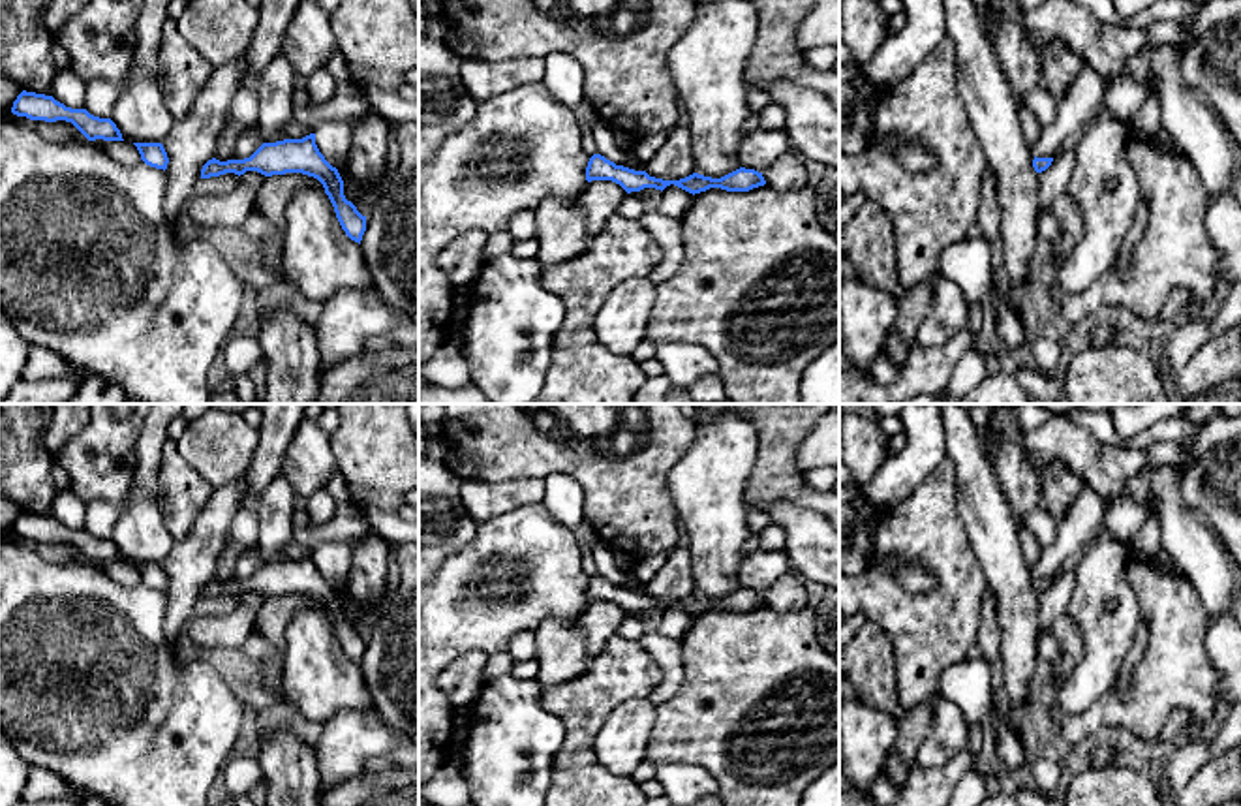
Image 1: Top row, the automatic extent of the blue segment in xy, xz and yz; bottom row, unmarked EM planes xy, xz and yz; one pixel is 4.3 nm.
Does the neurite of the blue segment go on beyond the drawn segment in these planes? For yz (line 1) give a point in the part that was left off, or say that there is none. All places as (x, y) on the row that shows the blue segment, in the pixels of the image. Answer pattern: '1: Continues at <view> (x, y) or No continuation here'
1: No continuation here

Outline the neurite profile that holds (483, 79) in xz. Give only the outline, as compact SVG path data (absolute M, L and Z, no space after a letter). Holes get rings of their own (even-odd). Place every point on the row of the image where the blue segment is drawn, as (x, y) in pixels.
M537 56L503 62L462 58L458 73L467 94L479 103L526 83L539 83L544 75L544 60Z

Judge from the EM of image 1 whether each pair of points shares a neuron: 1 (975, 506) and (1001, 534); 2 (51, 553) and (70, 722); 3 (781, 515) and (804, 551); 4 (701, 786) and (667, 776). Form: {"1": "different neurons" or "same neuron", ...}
{"1": "same neuron", "2": "different neurons", "3": "same neuron", "4": "same neuron"}

